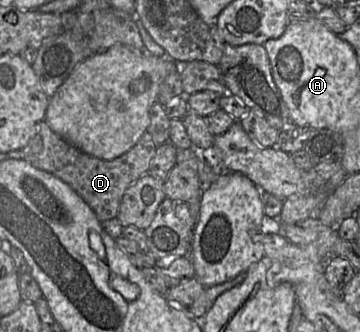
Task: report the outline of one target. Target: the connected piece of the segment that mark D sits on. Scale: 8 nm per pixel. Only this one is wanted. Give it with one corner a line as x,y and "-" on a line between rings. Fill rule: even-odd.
43,120
22,151
23,160
67,183
94,211
98,220
104,222
117,217
125,190
141,176
149,173
157,147
150,133
146,131
127,153
113,160
102,160
80,151
53,132

